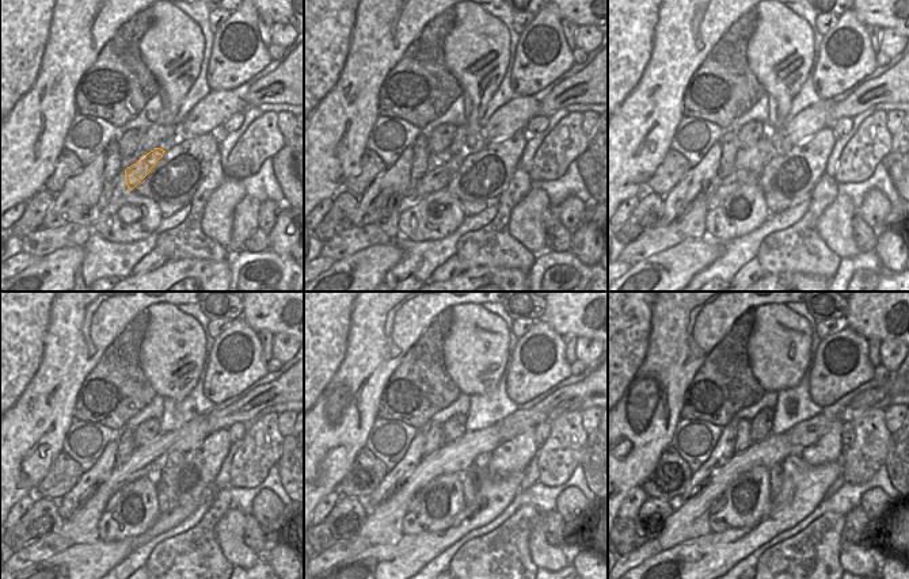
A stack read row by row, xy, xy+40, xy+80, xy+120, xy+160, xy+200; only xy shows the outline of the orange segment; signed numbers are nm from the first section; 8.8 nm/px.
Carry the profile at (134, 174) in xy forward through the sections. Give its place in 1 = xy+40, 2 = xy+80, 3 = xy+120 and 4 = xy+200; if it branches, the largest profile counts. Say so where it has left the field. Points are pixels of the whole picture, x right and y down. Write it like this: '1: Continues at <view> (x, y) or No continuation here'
1: Continues at xy+40 (437, 178)
2: Continues at xy+80 (737, 178)
3: Continues at xy+120 (113, 501)
4: Continues at xy+200 (718, 503)

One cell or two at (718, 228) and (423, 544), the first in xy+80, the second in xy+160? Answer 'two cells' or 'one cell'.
two cells

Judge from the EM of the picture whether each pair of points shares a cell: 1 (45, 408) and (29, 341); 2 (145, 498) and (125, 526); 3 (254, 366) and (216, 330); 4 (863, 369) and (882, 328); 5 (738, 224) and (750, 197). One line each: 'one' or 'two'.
1: one
2: one
3: two
4: two
5: one

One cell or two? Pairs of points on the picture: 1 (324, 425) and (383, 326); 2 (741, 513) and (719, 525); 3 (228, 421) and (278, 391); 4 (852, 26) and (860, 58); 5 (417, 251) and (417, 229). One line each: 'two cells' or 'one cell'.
1: one cell
2: one cell
3: one cell
4: one cell
5: two cells

